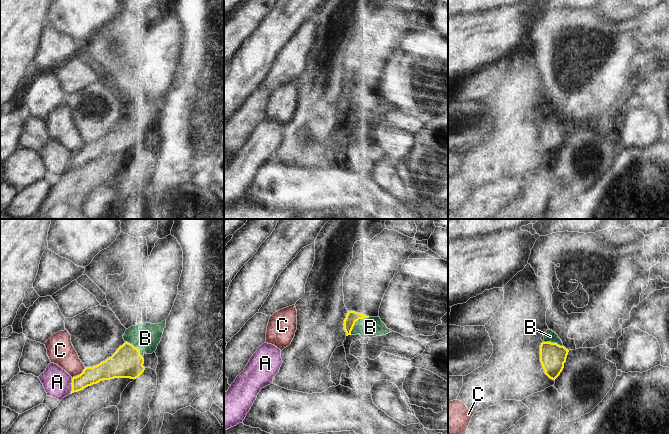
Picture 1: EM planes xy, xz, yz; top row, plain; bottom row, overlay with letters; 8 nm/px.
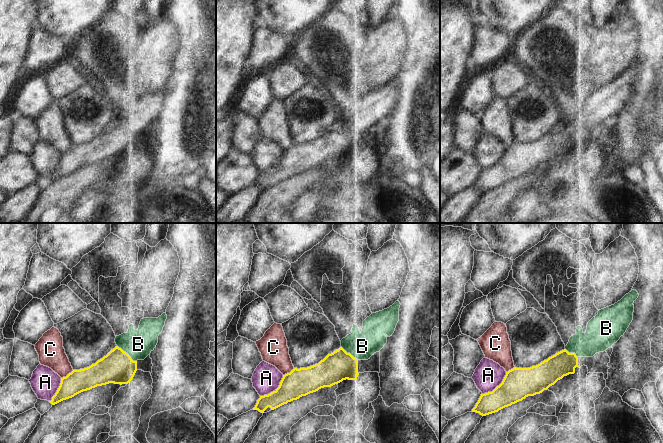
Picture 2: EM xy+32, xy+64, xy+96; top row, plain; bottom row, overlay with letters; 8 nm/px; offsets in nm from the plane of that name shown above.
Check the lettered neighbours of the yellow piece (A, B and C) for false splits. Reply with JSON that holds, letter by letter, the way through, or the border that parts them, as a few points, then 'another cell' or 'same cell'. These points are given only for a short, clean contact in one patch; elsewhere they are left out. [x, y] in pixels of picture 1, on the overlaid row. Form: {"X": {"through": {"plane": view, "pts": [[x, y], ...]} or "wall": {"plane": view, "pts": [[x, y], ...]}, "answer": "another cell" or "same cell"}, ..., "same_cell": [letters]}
{"A": {"wall": {"plane": "xy", "pts": [[72, 378], [71, 391], [69, 393]]}, "answer": "another cell"}, "B": {"through": {"plane": "xz", "pts": [[352, 316], [356, 320], [360, 324], [370, 327]]}, "answer": "same cell"}, "C": {"wall": {"plane": "xy", "pts": [[85, 367], [72, 378]]}, "answer": "another cell"}, "same_cell": ["B"]}

